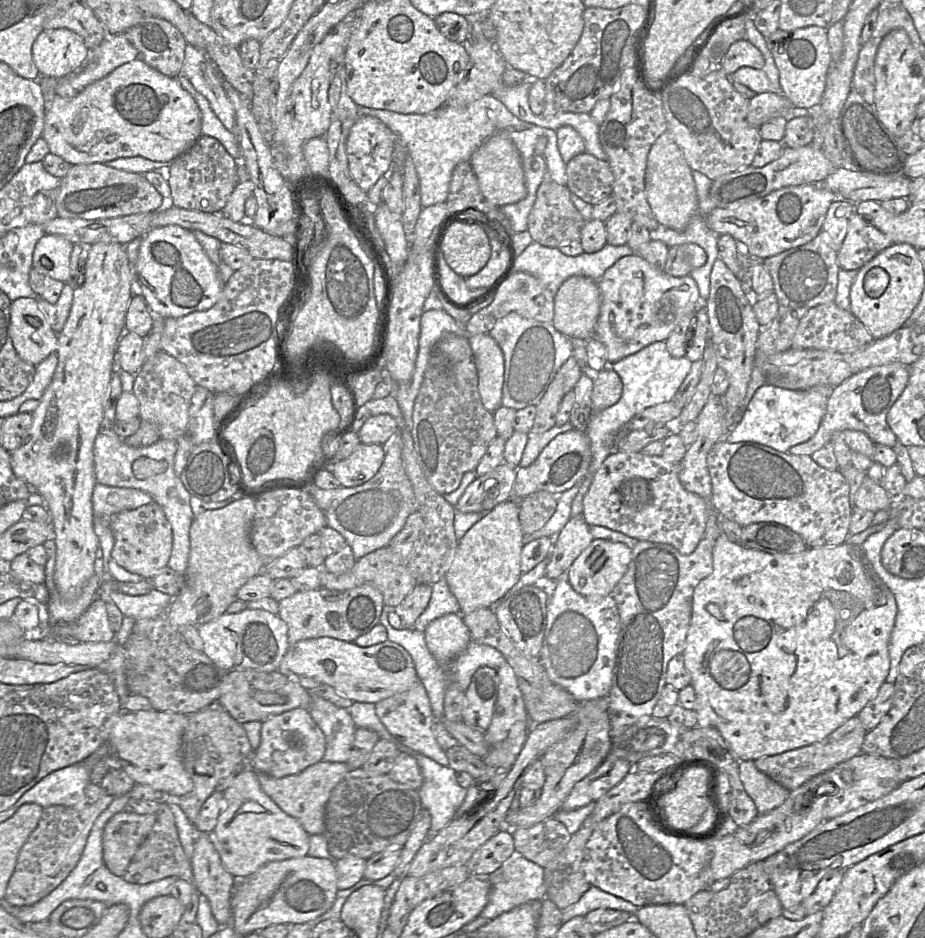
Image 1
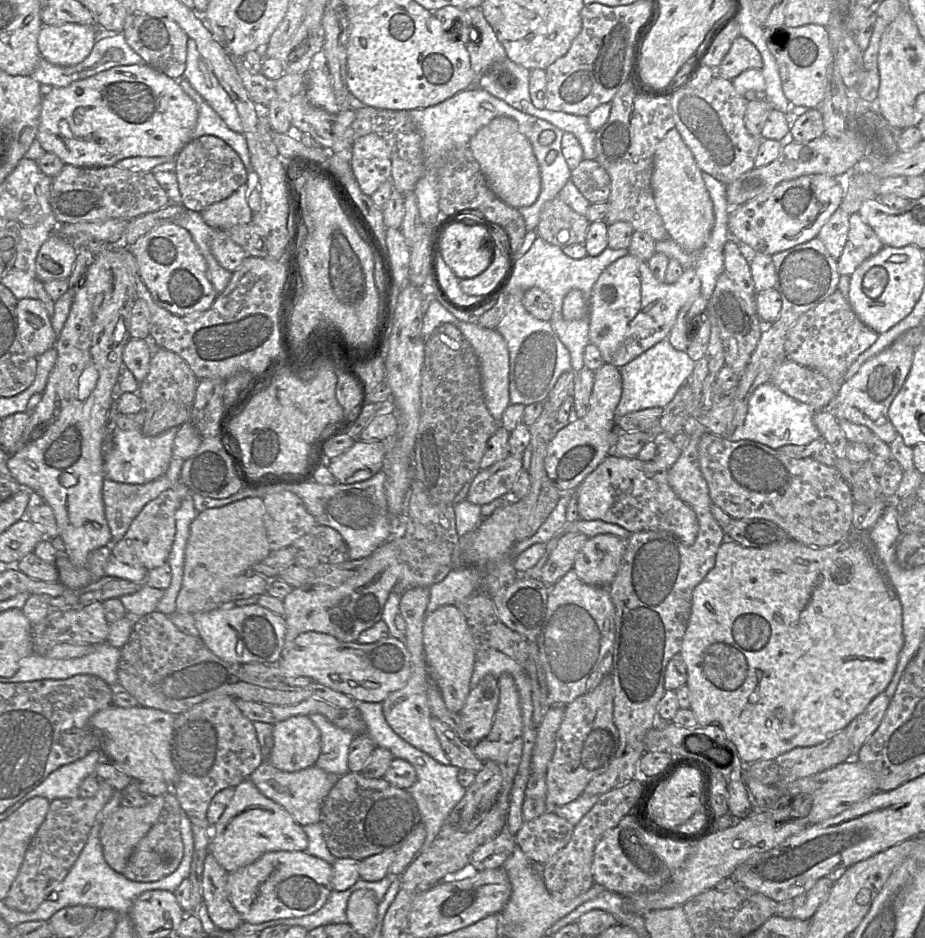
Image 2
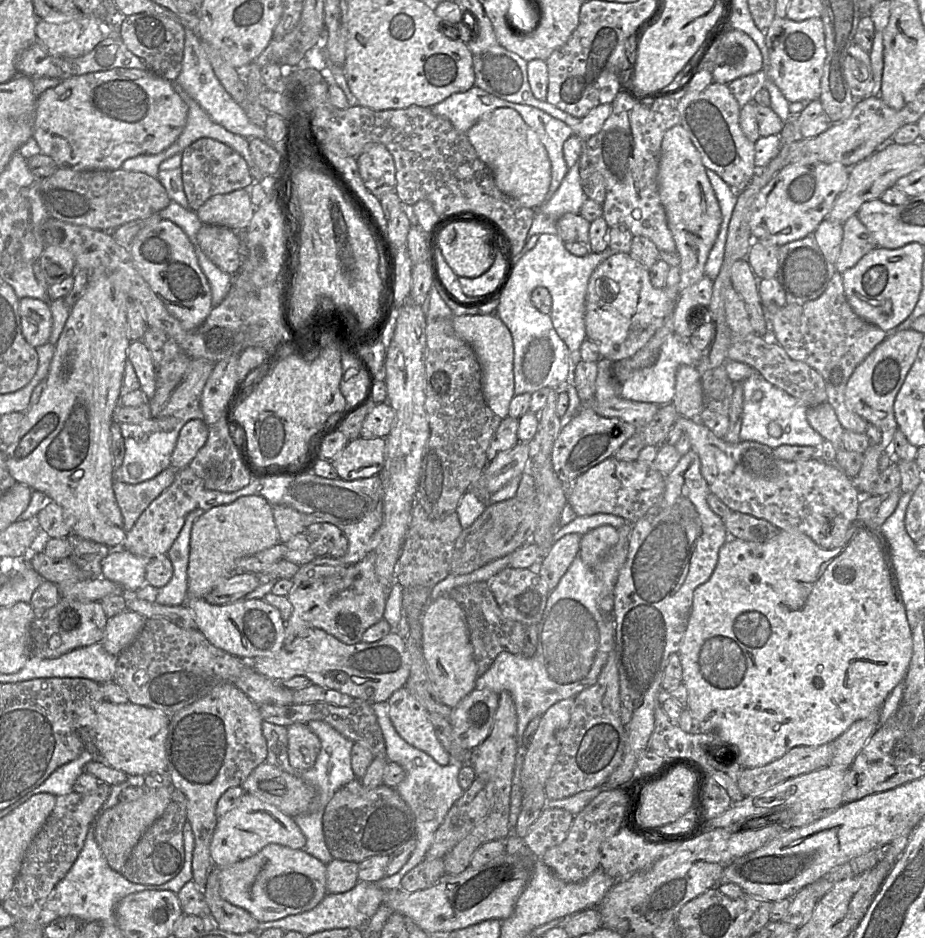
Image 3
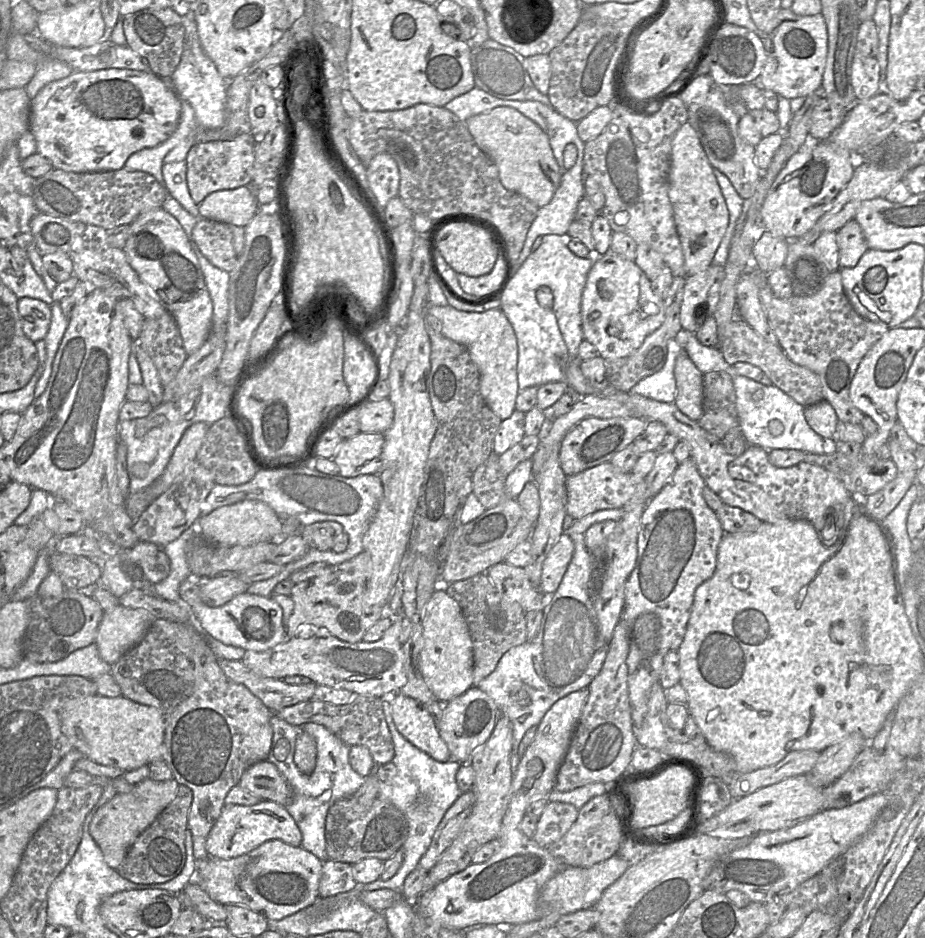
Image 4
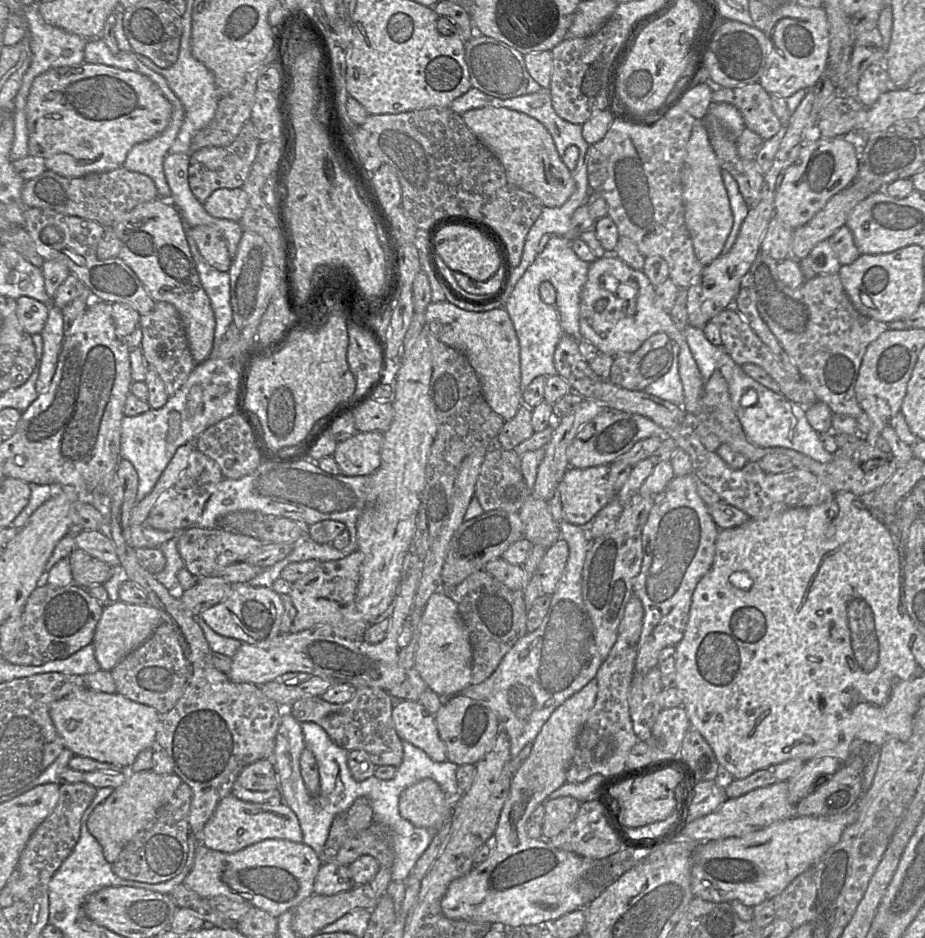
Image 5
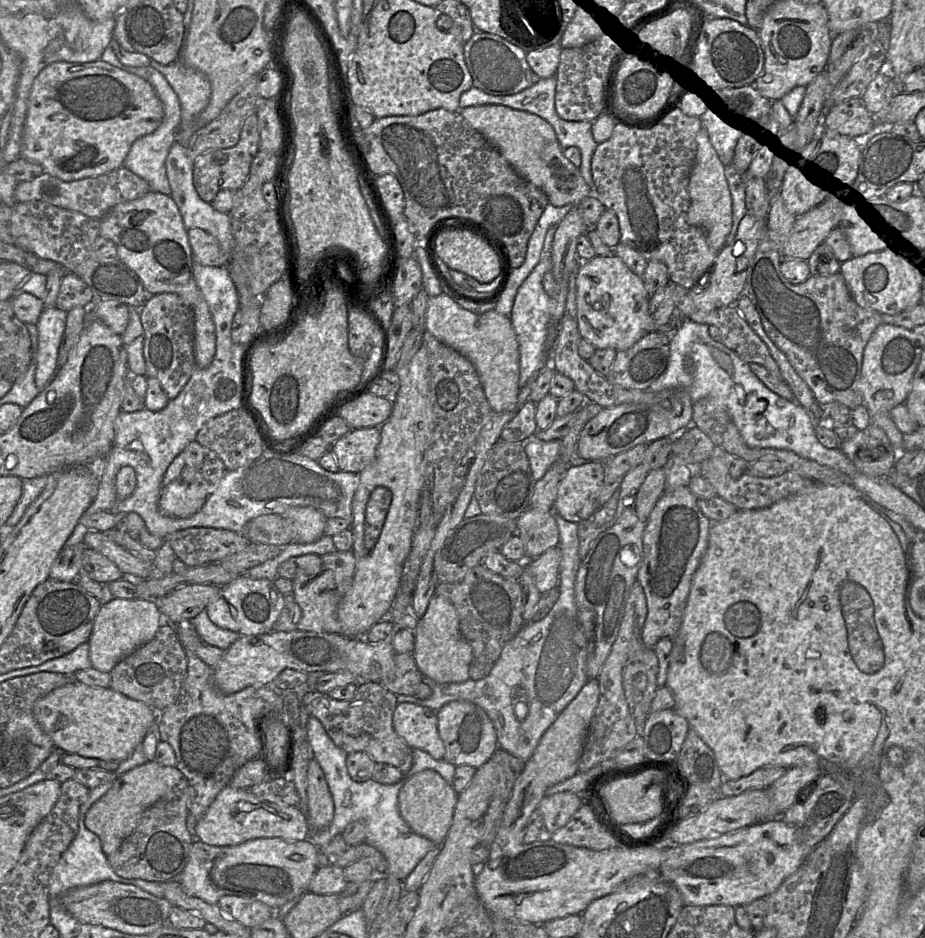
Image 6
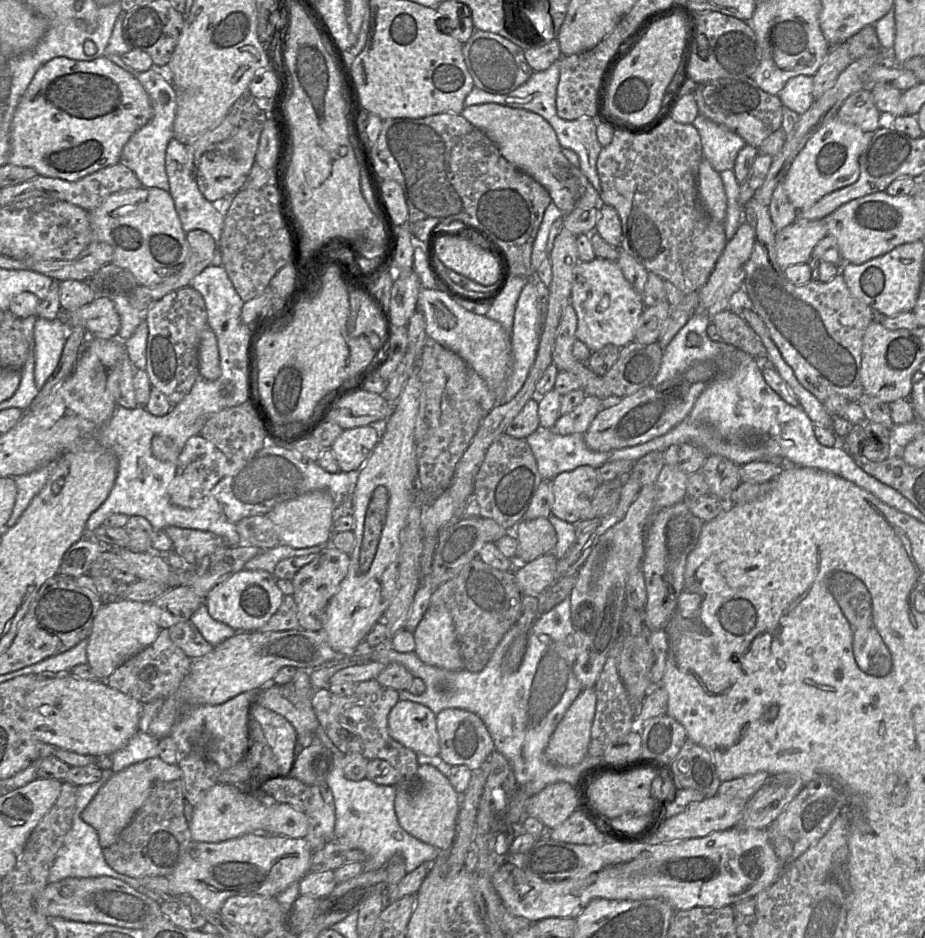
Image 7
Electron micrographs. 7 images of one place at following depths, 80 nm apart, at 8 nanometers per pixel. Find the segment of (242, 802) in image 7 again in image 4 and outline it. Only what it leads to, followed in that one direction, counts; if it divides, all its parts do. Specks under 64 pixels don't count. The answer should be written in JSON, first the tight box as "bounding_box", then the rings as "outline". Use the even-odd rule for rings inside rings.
{"bounding_box":[206,800,302,860],"outline":[[[264,800],[252,806],[224,805],[207,837],[206,851],[209,857],[230,860],[247,854],[270,840],[280,840],[294,847],[301,846],[302,834],[286,807]]]}

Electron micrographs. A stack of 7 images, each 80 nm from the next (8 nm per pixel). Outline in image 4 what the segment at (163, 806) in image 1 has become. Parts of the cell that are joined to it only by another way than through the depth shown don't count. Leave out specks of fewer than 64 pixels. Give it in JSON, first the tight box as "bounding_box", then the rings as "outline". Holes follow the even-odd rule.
{"bounding_box":[116,785,192,884],"outline":[[[179,785],[174,800],[129,848],[123,862],[116,870],[123,878],[136,884],[158,884],[168,882],[181,873],[186,861],[185,836],[192,800],[191,789]]]}

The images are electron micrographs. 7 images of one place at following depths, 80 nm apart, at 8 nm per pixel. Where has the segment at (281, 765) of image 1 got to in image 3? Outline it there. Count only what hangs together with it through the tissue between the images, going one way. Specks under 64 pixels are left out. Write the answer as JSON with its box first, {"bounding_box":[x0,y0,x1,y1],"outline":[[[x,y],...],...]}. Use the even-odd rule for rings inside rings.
{"bounding_box":[287,723,321,771],"outline":[[[295,723],[287,727],[287,750],[292,768],[304,771],[316,763],[321,743],[307,724]]]}

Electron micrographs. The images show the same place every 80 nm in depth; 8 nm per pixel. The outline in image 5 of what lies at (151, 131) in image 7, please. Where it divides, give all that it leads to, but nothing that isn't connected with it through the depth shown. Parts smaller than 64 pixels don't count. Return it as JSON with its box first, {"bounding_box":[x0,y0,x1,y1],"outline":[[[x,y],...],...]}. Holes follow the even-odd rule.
{"bounding_box":[124,69,185,201],"outline":[[[129,69],[147,76],[153,81],[172,105],[171,120],[167,128],[154,138],[134,145],[129,151],[124,167],[130,171],[145,174],[155,182],[159,197],[170,201],[171,190],[165,177],[163,163],[169,153],[180,127],[182,126],[185,110],[182,102],[170,88],[167,80],[151,69],[147,72]]]}

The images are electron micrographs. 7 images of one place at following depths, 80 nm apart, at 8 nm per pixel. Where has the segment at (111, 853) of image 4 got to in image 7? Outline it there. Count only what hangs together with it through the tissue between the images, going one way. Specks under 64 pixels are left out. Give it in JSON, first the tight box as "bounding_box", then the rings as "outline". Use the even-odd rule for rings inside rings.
{"bounding_box":[81,756,183,848],"outline":[[[158,756],[132,764],[113,774],[82,811],[81,818],[97,831],[100,846],[108,848],[116,842],[122,830],[130,823],[157,781],[170,782],[182,777],[183,772],[178,765],[167,764]]]}

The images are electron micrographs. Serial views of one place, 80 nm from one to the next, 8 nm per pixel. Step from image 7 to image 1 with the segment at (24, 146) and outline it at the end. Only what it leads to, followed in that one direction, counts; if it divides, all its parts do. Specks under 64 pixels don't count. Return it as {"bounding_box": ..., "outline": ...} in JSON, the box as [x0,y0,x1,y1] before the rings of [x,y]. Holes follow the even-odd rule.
{"bounding_box":[42,59,201,166],"outline":[[[136,59],[116,68],[103,79],[88,85],[81,93],[72,99],[64,99],[57,95],[48,98],[50,99],[50,102],[48,103],[45,111],[42,138],[48,144],[50,153],[61,157],[72,166],[93,163],[105,164],[118,158],[129,158],[136,156],[157,162],[173,162],[176,158],[188,151],[201,137],[201,114],[194,98],[180,86],[176,77],[167,77],[161,74],[155,69],[149,67],[141,59]]]}

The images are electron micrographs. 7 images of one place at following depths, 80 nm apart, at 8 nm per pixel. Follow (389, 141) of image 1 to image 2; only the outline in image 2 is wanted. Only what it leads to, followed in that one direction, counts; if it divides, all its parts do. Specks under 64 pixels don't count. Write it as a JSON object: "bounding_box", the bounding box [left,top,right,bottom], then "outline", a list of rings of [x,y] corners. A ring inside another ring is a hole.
{"bounding_box":[350,134,391,196],"outline":[[[376,134],[358,138],[350,150],[350,167],[360,190],[371,196],[383,182],[391,178],[388,144]]]}

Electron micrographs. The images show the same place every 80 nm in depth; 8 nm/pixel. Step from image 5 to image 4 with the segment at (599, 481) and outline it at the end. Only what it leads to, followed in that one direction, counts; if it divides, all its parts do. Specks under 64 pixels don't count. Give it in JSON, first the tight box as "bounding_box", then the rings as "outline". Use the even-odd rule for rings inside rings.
{"bounding_box":[566,462,645,521],"outline":[[[610,462],[599,464],[578,474],[566,476],[566,513],[575,521],[603,509],[623,509],[645,478],[632,472],[623,473]]]}

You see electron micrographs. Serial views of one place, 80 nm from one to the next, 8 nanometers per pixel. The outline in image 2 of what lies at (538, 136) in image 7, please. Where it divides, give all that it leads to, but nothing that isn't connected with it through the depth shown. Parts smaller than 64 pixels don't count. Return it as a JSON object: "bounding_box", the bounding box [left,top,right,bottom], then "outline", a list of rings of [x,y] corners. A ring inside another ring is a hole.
{"bounding_box":[469,118,541,208],"outline":[[[494,118],[470,139],[469,148],[489,188],[498,198],[513,208],[534,204],[541,191],[540,168],[530,141],[519,131],[514,119]]]}

